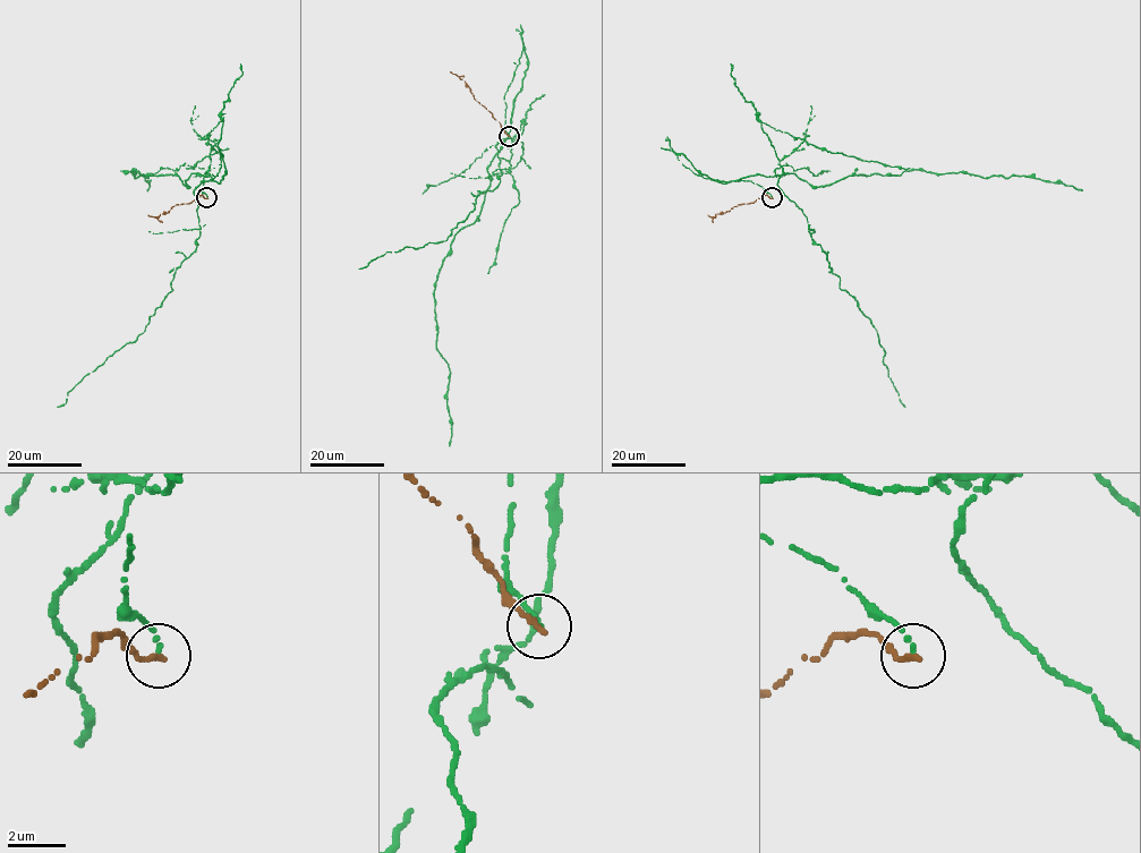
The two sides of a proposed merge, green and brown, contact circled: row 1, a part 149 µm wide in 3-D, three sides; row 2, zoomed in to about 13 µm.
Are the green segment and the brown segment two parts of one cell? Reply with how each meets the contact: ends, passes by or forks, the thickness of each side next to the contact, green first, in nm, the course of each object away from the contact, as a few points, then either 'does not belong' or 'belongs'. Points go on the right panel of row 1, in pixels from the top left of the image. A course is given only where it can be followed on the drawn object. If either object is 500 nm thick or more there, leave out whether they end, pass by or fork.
green ends | brown ends | 170/240 nm | green via (772, 197), (751, 181), (698, 176), (678, 155), (723, 184), (778, 175), (840, 288), (877, 332), (905, 407) | brown via (772, 198), (763, 195), (754, 203), (714, 216), (707, 214) | does not belong

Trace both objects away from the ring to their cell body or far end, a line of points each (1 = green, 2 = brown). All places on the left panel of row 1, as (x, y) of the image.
1: (207, 197), (221, 153), (220, 184), (201, 175), (194, 192), (199, 236), (172, 290), (57, 407)
2: (207, 198), (199, 195), (158, 216), (147, 214)

